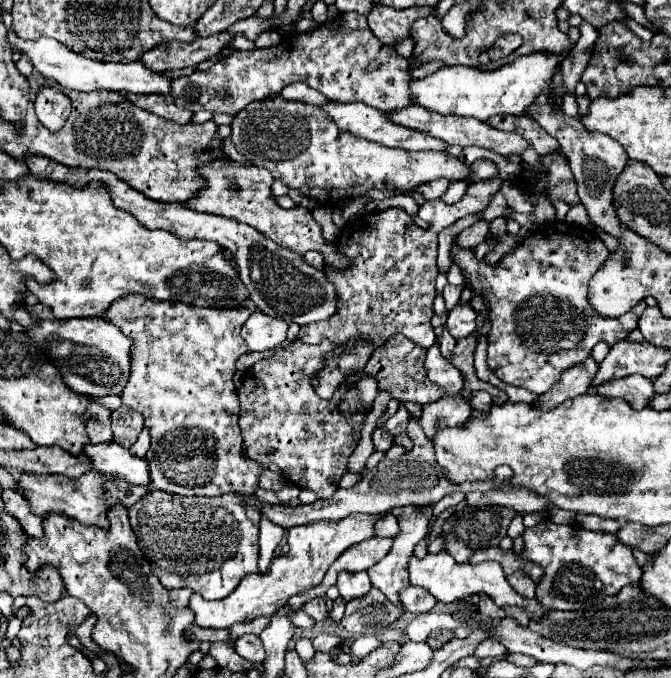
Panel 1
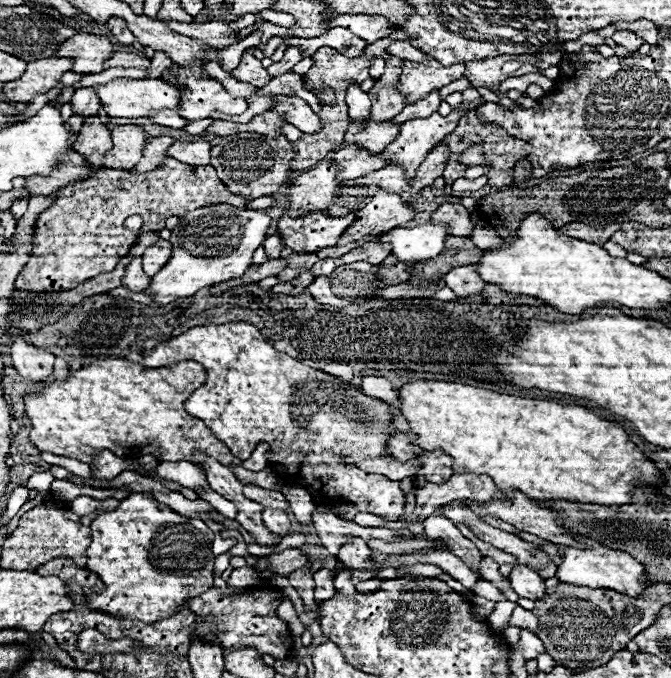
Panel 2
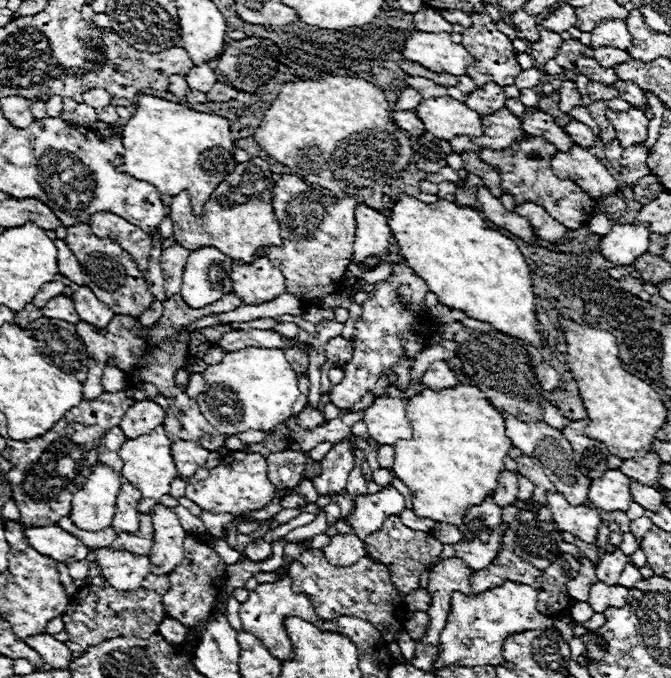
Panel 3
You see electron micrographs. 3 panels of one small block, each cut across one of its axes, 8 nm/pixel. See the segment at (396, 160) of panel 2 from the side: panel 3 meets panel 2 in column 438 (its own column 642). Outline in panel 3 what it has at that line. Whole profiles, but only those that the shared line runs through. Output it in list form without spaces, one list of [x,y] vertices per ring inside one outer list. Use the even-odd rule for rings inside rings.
[[[630,108],[626,112],[614,112],[608,110],[608,120],[616,130],[616,140],[622,148],[630,144],[644,144],[648,136],[648,124],[650,120],[636,108]]]

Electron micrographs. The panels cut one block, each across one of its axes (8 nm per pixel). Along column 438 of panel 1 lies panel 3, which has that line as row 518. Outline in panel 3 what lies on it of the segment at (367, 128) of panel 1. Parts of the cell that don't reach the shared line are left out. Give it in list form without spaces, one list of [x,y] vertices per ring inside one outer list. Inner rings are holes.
[[[140,514],[140,532],[138,534],[128,534],[122,532],[116,536],[116,540],[110,544],[112,550],[128,550],[138,556],[148,556],[154,540],[154,528],[152,528],[152,518],[148,514]]]

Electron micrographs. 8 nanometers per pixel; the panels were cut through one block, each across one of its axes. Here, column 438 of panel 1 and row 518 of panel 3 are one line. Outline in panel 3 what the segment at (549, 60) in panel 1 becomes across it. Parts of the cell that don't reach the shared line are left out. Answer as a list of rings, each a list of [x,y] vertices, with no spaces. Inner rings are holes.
[[[96,464],[84,488],[80,488],[80,492],[76,492],[76,496],[72,498],[70,520],[74,522],[74,526],[88,532],[98,532],[110,526],[114,520],[120,486],[122,480],[112,468]]]

